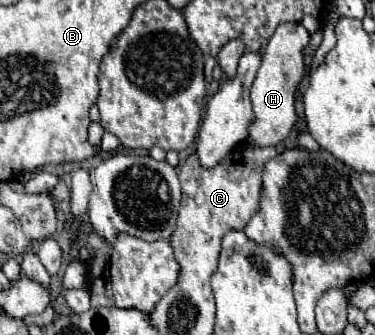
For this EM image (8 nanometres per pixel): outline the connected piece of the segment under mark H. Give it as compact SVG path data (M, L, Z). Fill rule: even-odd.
M280 24L272 38L268 40L266 48L262 50L262 64L258 68L258 74L254 78L250 100L254 110L254 122L248 128L248 144L256 148L264 146L276 146L288 138L296 124L296 112L294 112L294 90L300 84L304 76L304 58L302 48L308 44L310 34L302 28L302 24Z

